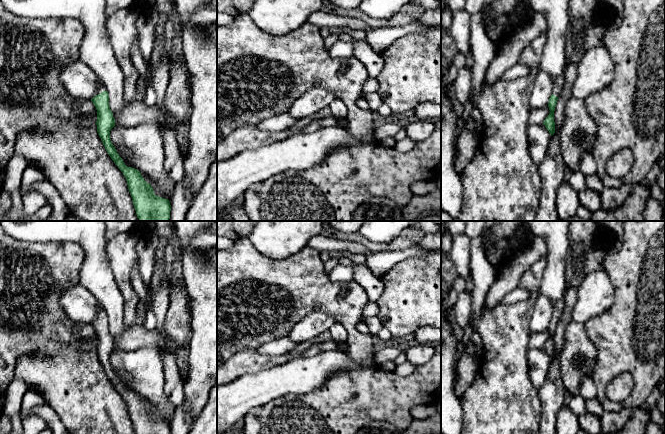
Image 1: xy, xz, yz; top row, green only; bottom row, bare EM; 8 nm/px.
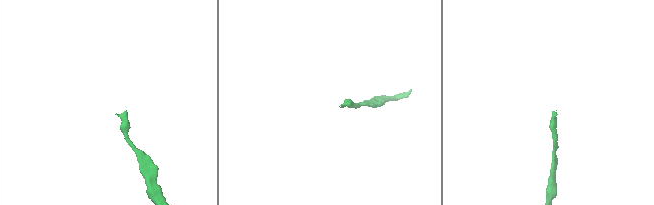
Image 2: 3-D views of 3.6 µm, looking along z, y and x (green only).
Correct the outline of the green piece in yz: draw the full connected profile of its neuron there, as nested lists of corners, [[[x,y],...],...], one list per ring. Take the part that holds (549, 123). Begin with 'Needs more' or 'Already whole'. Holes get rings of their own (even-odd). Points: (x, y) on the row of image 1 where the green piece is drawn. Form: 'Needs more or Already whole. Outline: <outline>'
Needs more. Outline: [[[564,74],[554,80],[552,95],[550,96],[548,102],[550,113],[543,122],[546,129],[549,131],[550,135],[553,135],[555,133],[554,111],[558,97],[563,89],[563,85],[564,85]]]

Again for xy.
Needs more. Outline: [[[101,85],[97,95],[91,101],[97,110],[98,135],[107,153],[126,178],[138,219],[140,221],[169,221],[170,201],[156,196],[152,186],[144,180],[140,171],[124,164],[111,142],[110,131],[115,126],[115,119],[109,106],[107,87]]]

